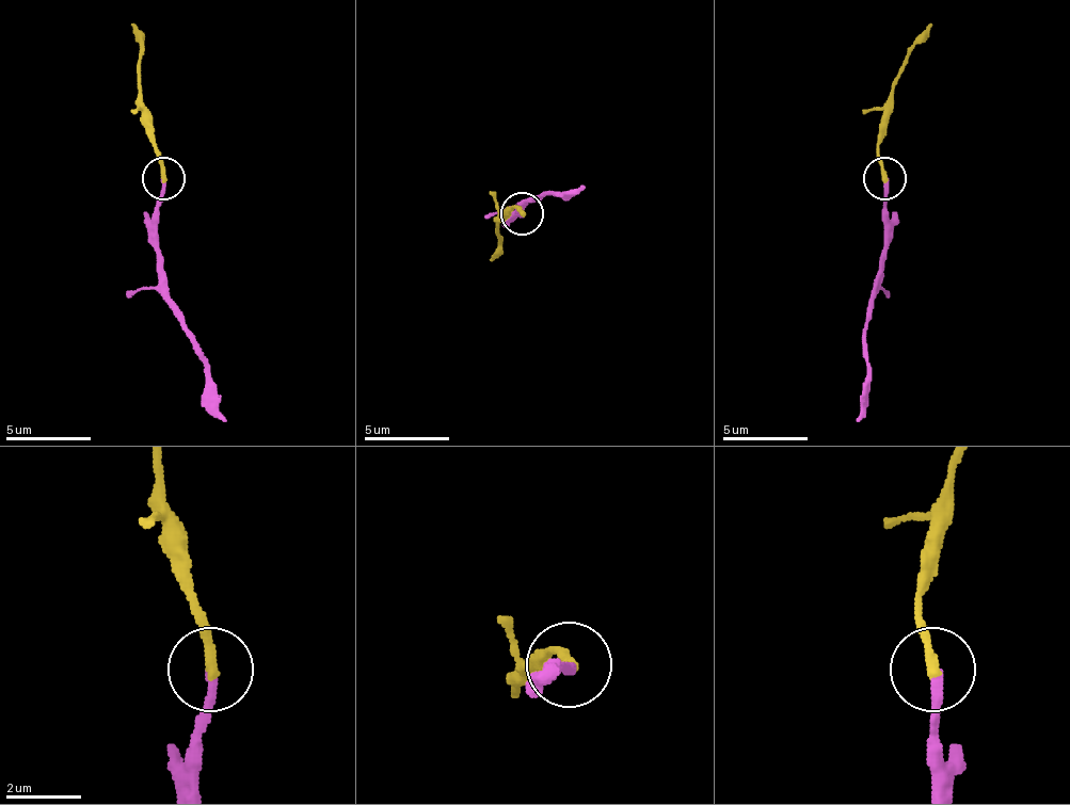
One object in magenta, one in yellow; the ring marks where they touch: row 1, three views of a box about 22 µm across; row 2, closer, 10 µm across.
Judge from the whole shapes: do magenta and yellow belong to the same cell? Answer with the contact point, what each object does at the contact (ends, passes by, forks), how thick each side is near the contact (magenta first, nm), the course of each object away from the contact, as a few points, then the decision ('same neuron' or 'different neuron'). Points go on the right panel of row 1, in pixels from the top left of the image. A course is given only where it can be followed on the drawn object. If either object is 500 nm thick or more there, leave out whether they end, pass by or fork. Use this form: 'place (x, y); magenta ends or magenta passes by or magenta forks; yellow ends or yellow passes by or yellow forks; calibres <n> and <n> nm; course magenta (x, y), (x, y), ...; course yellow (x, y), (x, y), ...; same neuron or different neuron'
place (884, 178); magenta ends; yellow ends; calibres 240 and 280 nm; course magenta (883, 179), (879, 294), (866, 324), (866, 401), (858, 422); course yellow (883, 179), (879, 128), (892, 102), (892, 85), (930, 26); same neuron

